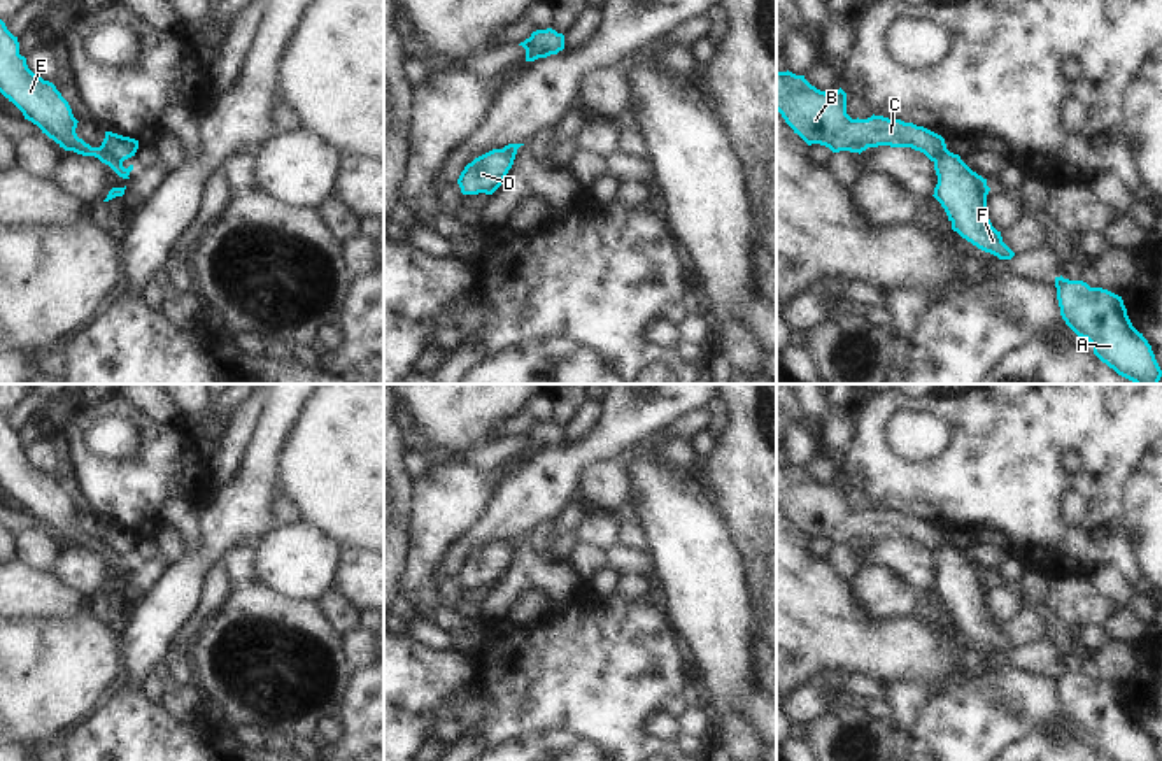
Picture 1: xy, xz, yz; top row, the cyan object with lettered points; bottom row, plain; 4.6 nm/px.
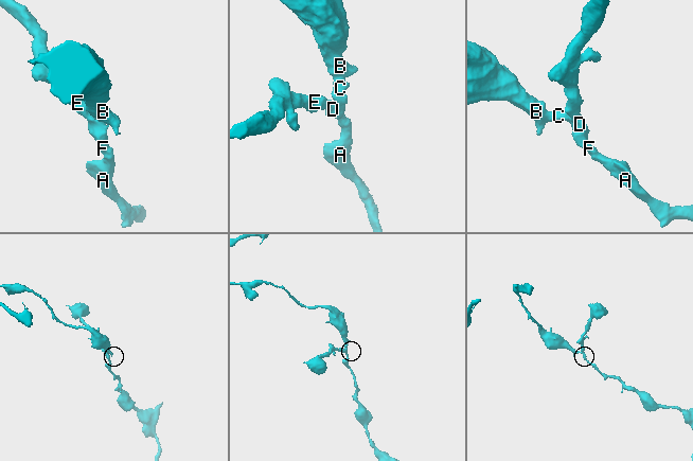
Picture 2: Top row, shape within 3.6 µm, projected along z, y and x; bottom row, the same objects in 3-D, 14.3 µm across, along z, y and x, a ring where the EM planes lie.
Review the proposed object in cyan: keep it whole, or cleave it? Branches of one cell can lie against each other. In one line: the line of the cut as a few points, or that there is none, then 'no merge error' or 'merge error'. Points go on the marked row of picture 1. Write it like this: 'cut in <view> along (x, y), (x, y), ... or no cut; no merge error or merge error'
cut in xy along (100, 146), (121, 163); merge error

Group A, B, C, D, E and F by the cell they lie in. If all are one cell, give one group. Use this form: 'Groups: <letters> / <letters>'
Groups: A D E F / B C

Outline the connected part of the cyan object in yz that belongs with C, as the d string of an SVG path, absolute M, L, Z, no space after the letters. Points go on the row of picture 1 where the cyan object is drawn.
M776 70L776 110L808 146L820 144L833 153L862 153L868 147L911 147L934 161L948 151L945 139L924 126L871 116L852 119L847 114L847 93L820 91L804 75Z

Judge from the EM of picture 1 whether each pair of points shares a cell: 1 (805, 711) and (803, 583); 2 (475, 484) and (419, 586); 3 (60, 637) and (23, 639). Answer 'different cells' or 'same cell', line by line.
1: different cells
2: same cell
3: same cell

